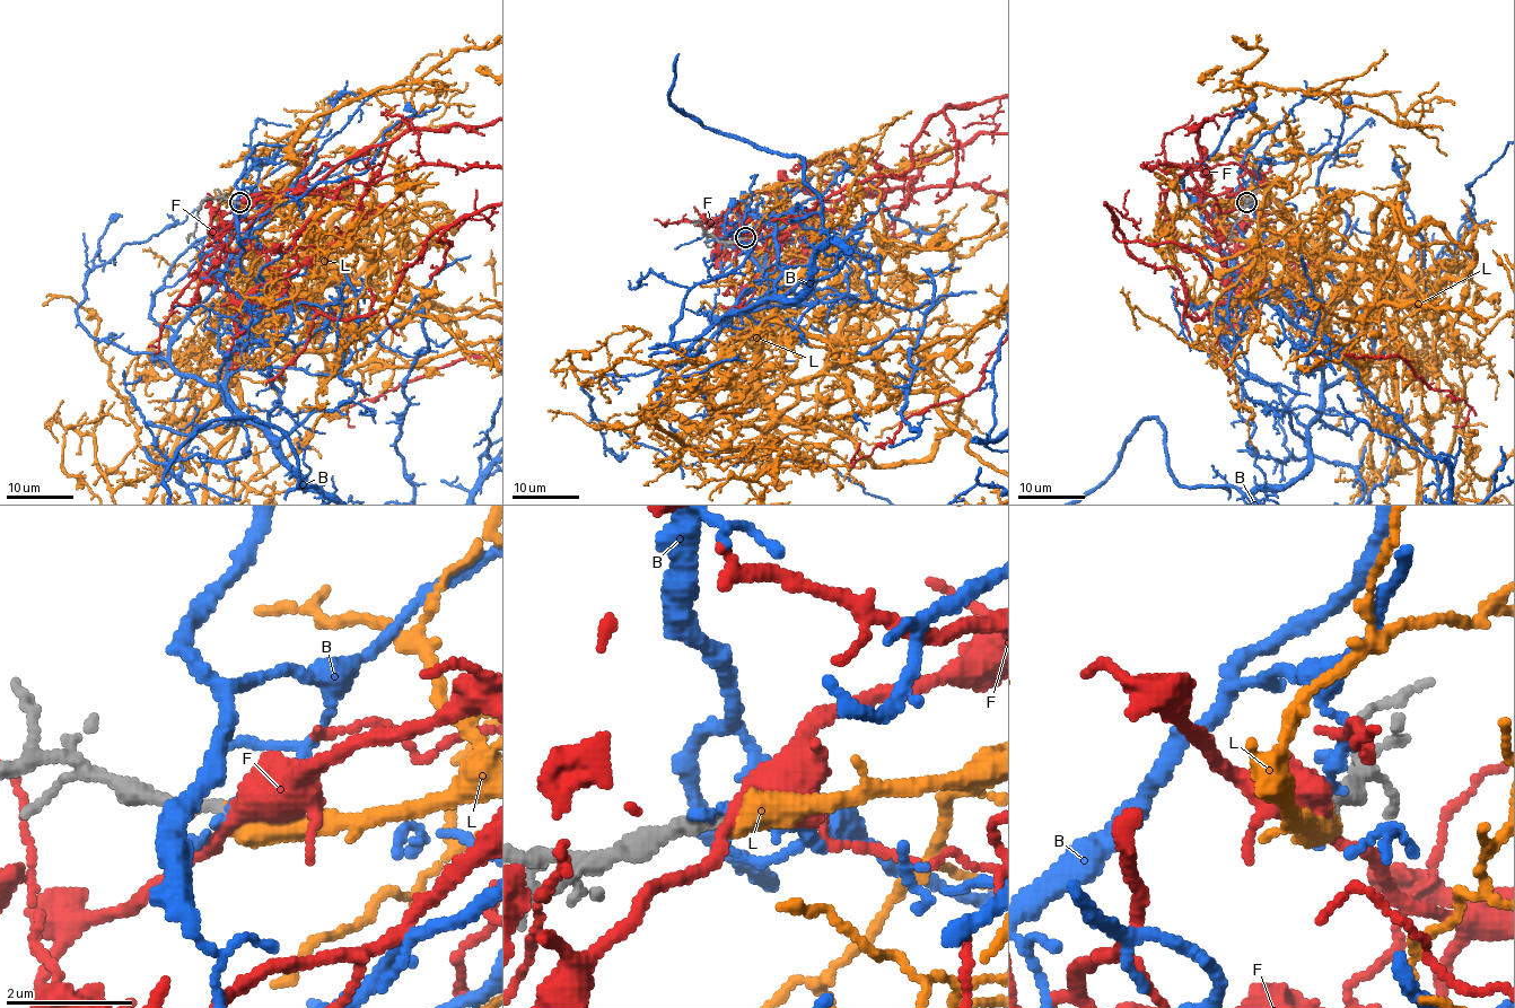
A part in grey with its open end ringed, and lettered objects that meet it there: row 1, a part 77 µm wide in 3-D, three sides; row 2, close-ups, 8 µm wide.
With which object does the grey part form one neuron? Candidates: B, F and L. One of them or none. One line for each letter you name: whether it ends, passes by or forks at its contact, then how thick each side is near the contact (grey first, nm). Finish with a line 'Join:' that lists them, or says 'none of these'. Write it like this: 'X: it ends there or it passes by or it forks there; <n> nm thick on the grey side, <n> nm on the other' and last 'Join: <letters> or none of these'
L: it ends there; 240 nm thick on the grey side, 400 nm on the other
Join: L

